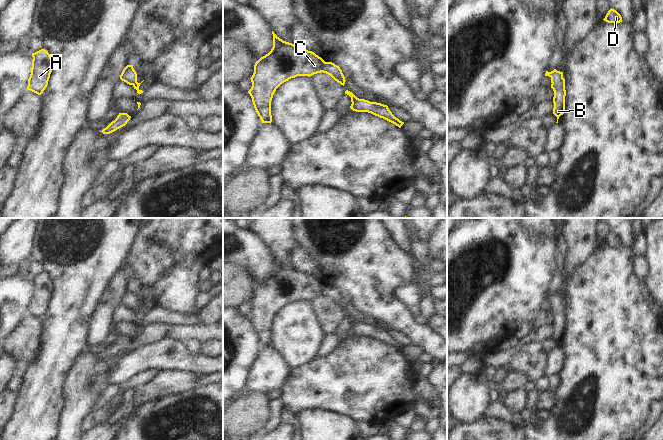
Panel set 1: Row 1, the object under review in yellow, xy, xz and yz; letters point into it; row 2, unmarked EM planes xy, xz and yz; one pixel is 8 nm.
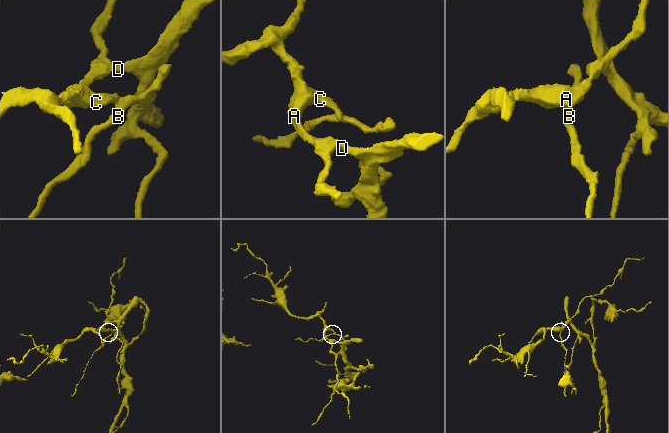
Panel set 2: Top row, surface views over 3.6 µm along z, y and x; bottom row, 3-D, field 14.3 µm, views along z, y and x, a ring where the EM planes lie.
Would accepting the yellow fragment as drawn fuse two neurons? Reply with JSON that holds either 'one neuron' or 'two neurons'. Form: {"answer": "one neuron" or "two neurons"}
{"answer": "one neuron"}

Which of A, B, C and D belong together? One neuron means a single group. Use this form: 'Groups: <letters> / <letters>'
Groups: A B C D

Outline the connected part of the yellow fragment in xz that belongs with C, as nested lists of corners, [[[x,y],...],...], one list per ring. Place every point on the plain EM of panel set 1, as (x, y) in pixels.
[[[273,255],[273,271],[265,280],[256,285],[251,306],[252,311],[248,315],[252,322],[254,332],[262,347],[271,347],[271,325],[276,313],[284,306],[297,300],[312,300],[317,297],[326,297],[335,305],[344,310],[345,301],[339,290],[332,286],[325,286],[321,281],[312,275],[308,275],[292,267],[283,265]]]

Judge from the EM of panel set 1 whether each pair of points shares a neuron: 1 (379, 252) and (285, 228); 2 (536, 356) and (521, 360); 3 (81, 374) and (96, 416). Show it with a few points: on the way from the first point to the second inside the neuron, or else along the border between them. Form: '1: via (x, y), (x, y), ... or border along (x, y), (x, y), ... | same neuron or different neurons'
1: border along (292, 228), (292, 234), (297, 245) | different neurons
2: via (532, 359), (525, 360) | same neuron
3: border along (91, 411), (83, 418), (81, 429) | different neurons

